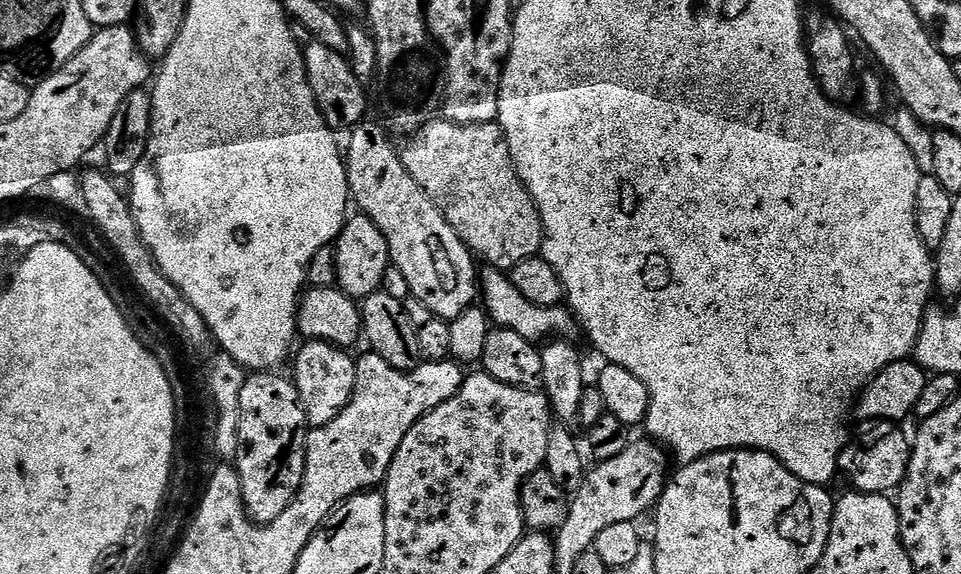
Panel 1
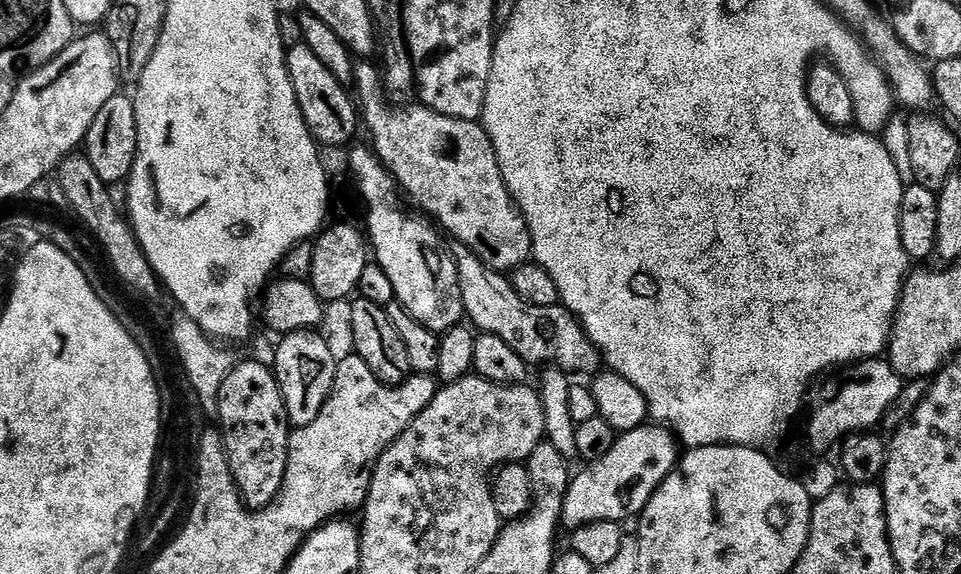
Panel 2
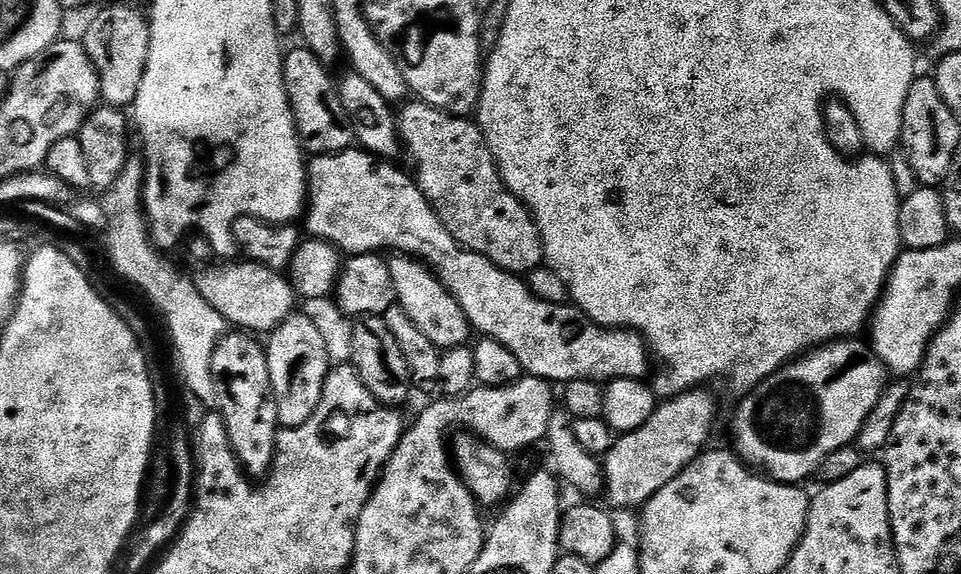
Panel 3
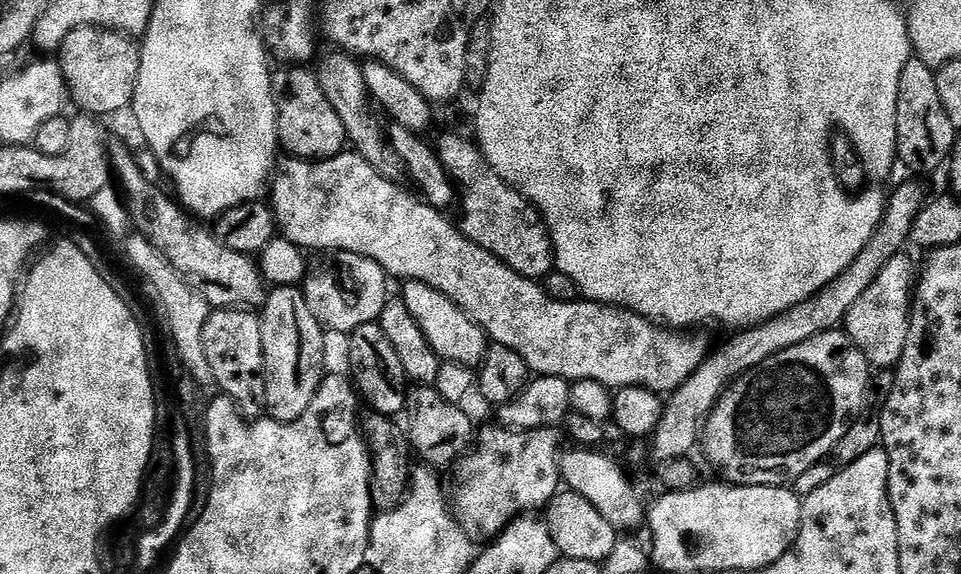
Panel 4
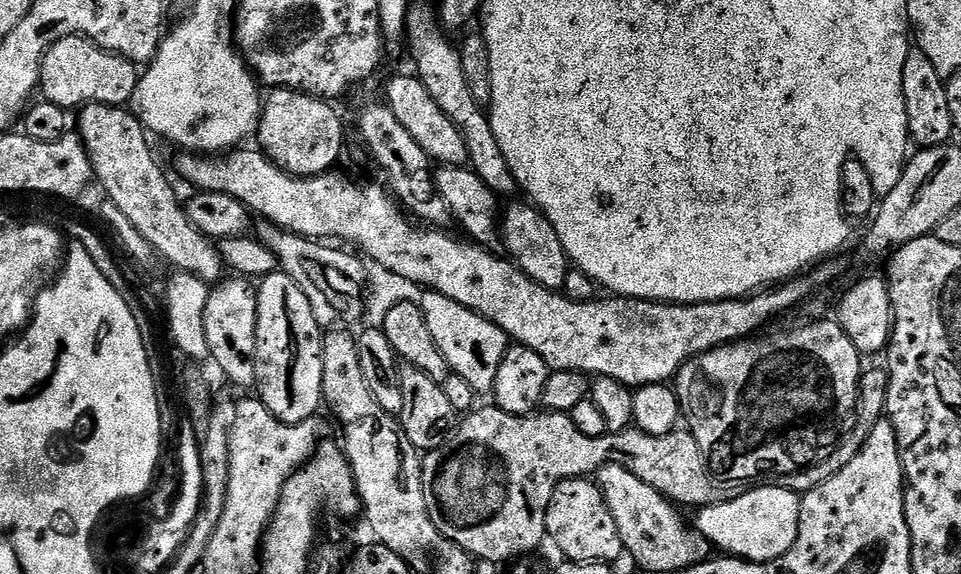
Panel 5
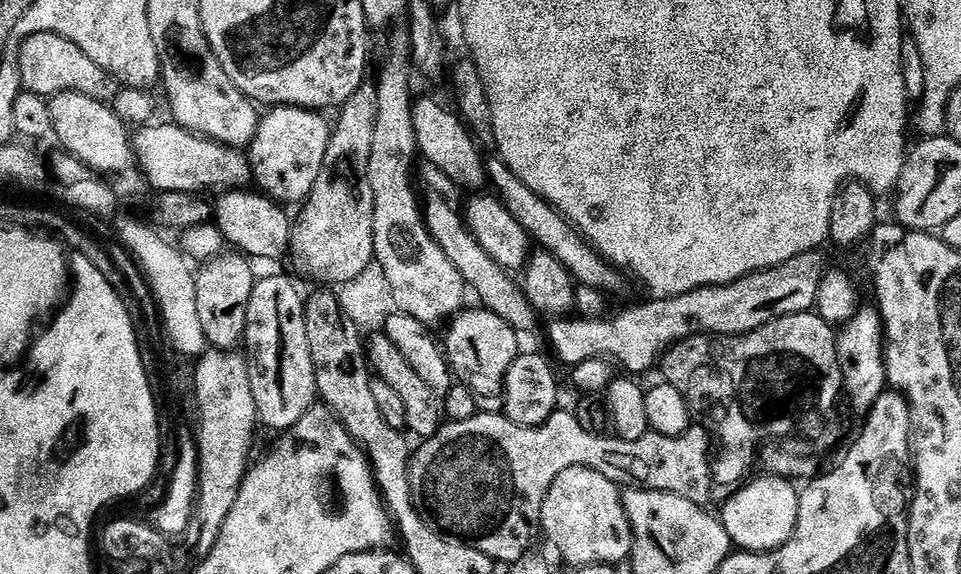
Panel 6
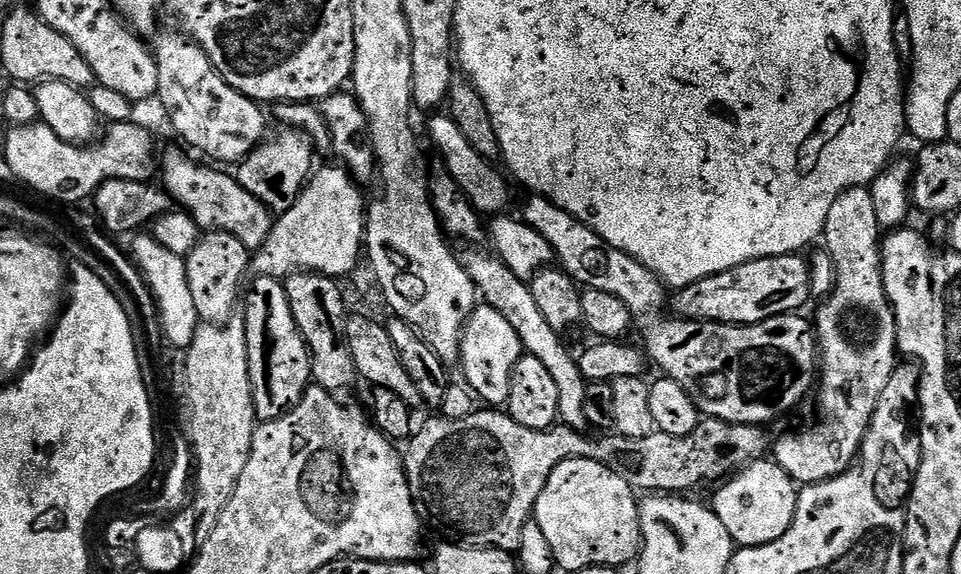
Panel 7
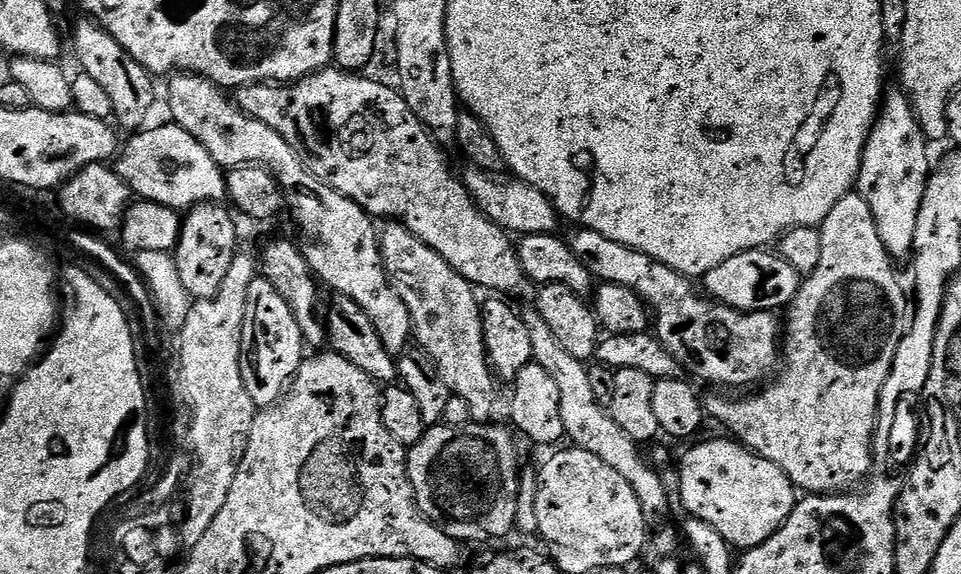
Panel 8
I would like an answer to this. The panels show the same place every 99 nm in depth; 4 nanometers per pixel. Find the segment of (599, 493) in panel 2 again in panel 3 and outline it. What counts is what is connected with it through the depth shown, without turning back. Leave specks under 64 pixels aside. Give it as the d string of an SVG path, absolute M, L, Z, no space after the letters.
M707 387L691 388L680 396L665 399L646 426L619 437L603 457L606 497L616 508L643 509L662 486L681 476L705 451L712 423L716 420L716 396Z

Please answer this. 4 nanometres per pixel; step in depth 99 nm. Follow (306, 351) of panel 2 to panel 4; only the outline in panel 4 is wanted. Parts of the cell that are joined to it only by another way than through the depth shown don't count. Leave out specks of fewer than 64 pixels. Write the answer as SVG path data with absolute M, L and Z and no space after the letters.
M273 287L271 292L267 295L266 301L262 306L262 319L260 325L262 326L262 342L264 343L264 362L266 365L266 376L270 381L266 388L266 404L268 400L269 406L272 407L271 415L278 420L297 420L298 418L305 416L306 413L308 413L308 407L314 402L314 398L316 397L316 390L318 387L318 376L315 376L315 374L312 372L304 372L308 368L308 360L306 357L304 357L304 348L319 349L322 344L322 336L320 332L319 334L316 333L316 330L318 331L318 323L315 313L312 310L306 310L306 312L303 312L303 310L300 309L300 304L302 305L302 292L299 287Z

